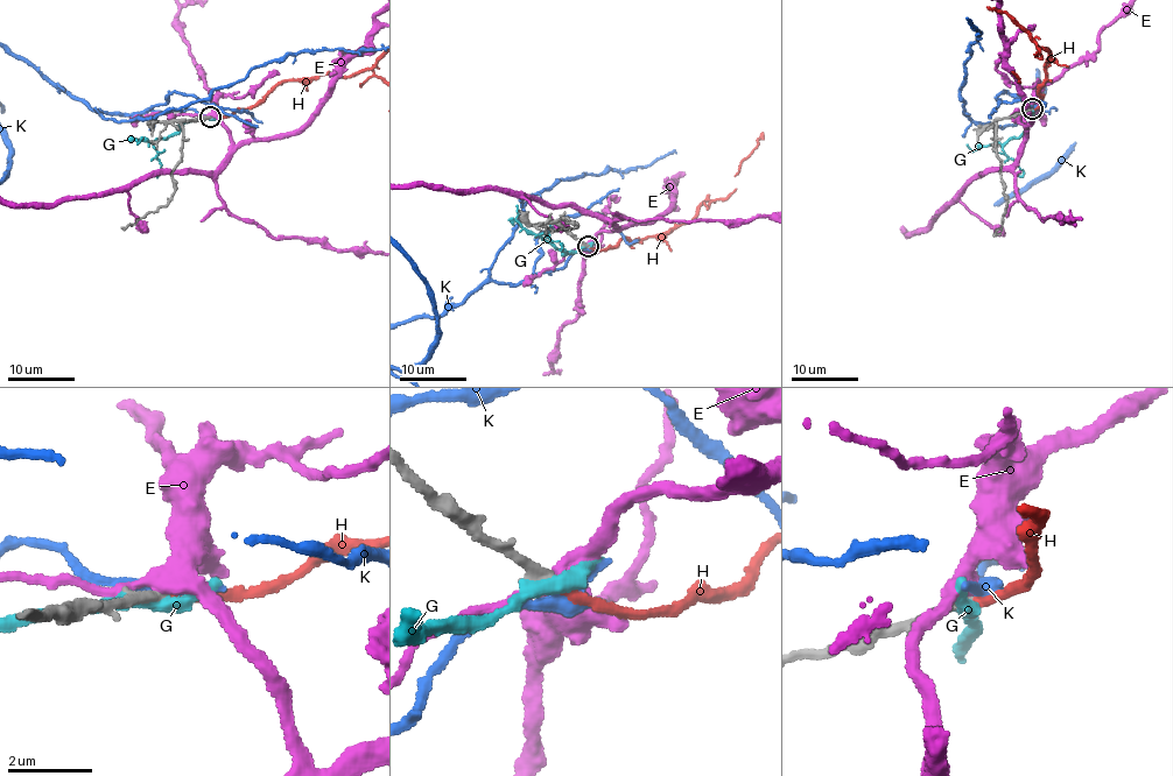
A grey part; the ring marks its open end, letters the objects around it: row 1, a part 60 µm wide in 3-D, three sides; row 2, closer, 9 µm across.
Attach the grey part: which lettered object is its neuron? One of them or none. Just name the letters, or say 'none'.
H

